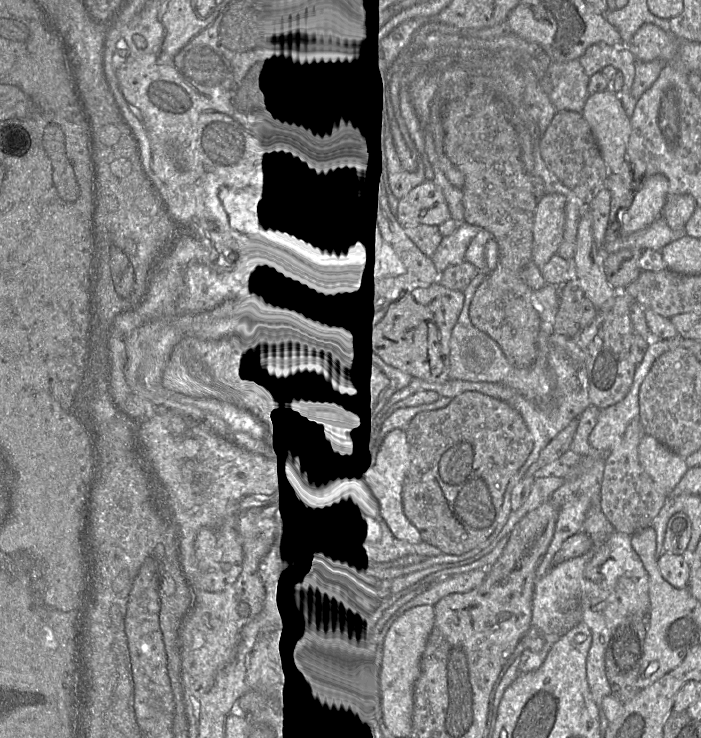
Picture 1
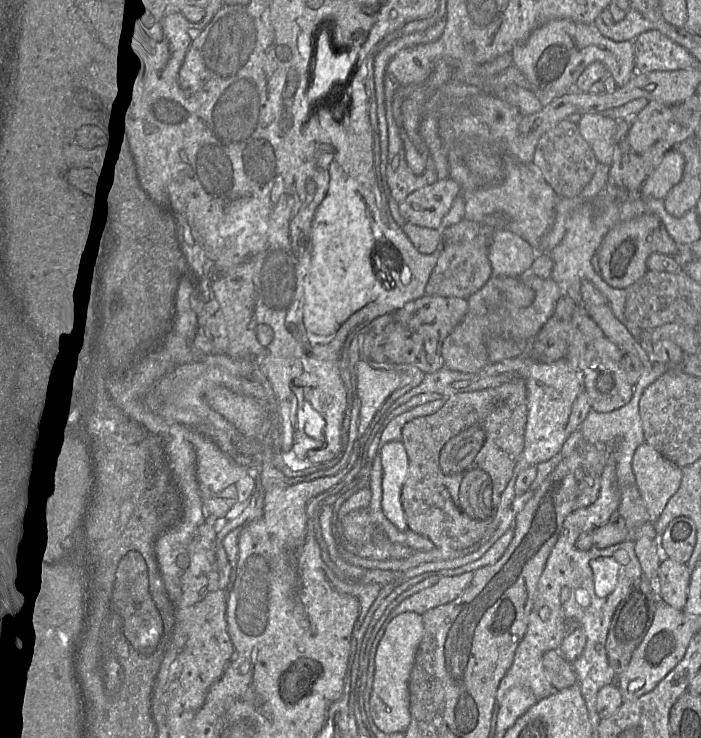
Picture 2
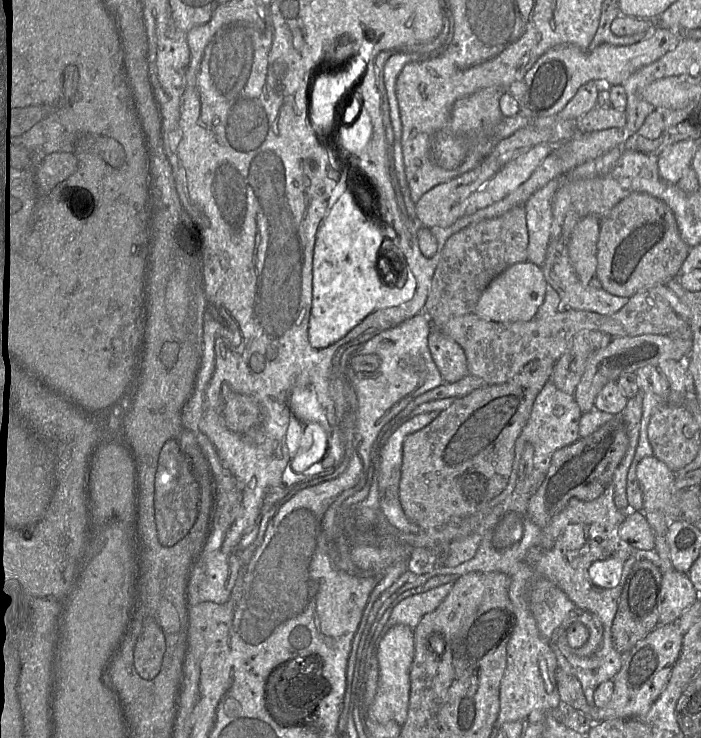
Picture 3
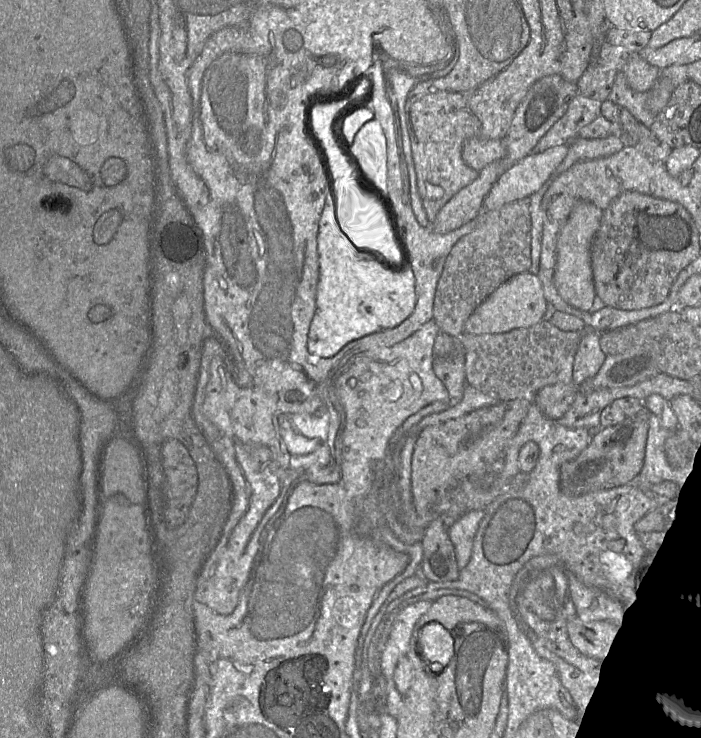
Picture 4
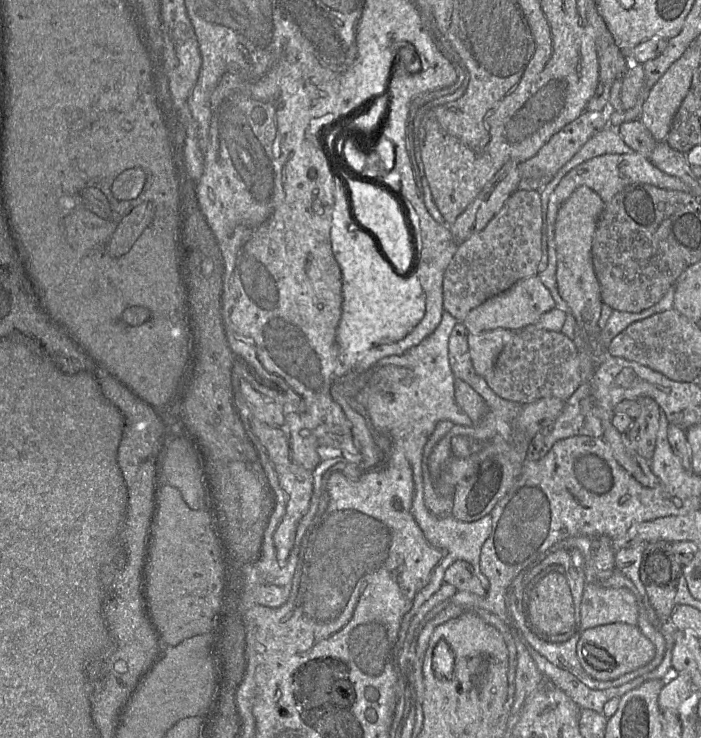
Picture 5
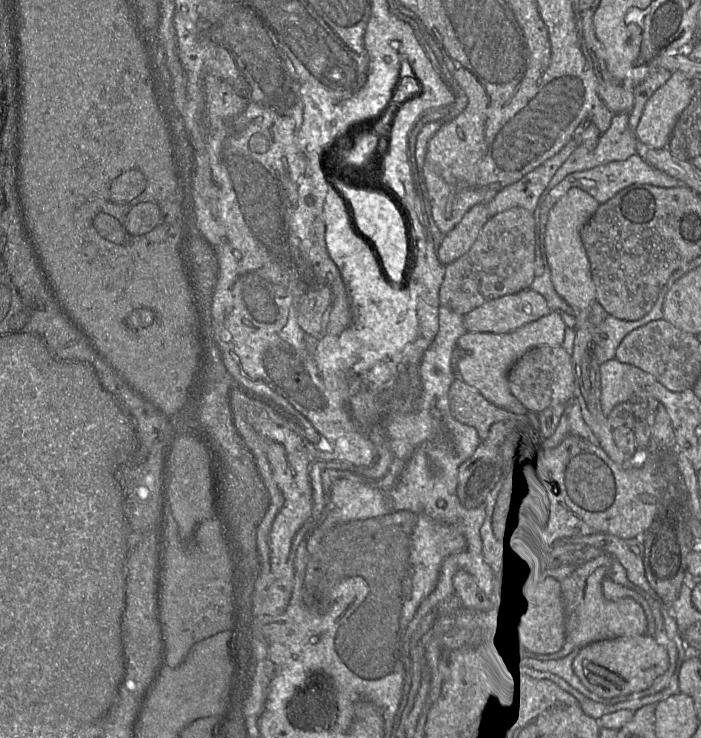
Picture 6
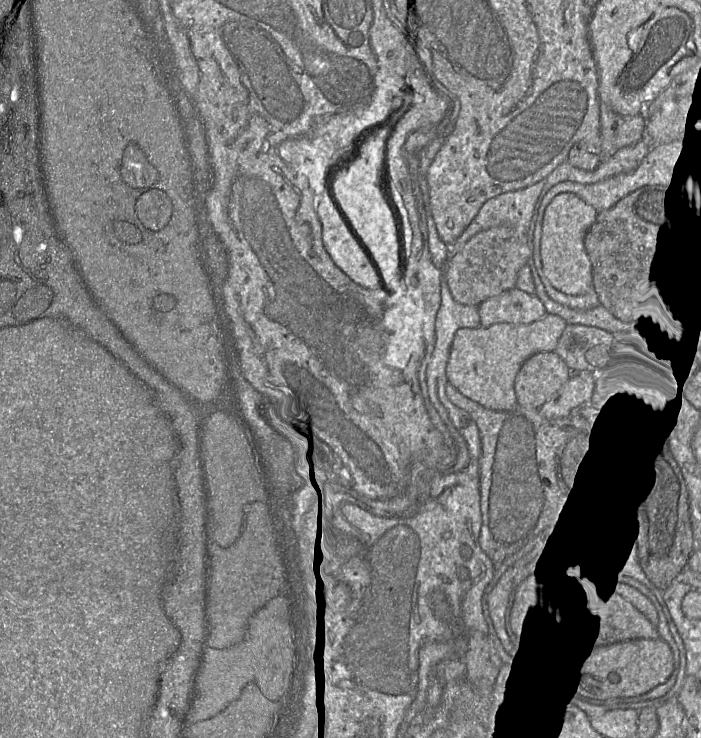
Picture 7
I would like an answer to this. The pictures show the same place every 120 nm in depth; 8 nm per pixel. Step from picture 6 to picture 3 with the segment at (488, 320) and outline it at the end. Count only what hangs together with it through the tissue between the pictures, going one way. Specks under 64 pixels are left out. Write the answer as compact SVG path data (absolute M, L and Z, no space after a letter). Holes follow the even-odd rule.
M530 261L516 263L504 270L487 286L472 312L495 322L531 321L544 302L546 288L541 266Z

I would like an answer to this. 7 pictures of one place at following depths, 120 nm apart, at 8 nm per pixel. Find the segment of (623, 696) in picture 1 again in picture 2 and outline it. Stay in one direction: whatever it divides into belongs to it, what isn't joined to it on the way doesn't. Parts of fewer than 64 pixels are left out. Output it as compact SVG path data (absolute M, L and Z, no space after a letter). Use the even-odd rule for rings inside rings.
M645 576L640 577L630 587L627 595L619 603L612 617L606 640L606 653L609 666L615 677L627 668L632 653L644 639L650 628L658 605L659 595L656 594Z

